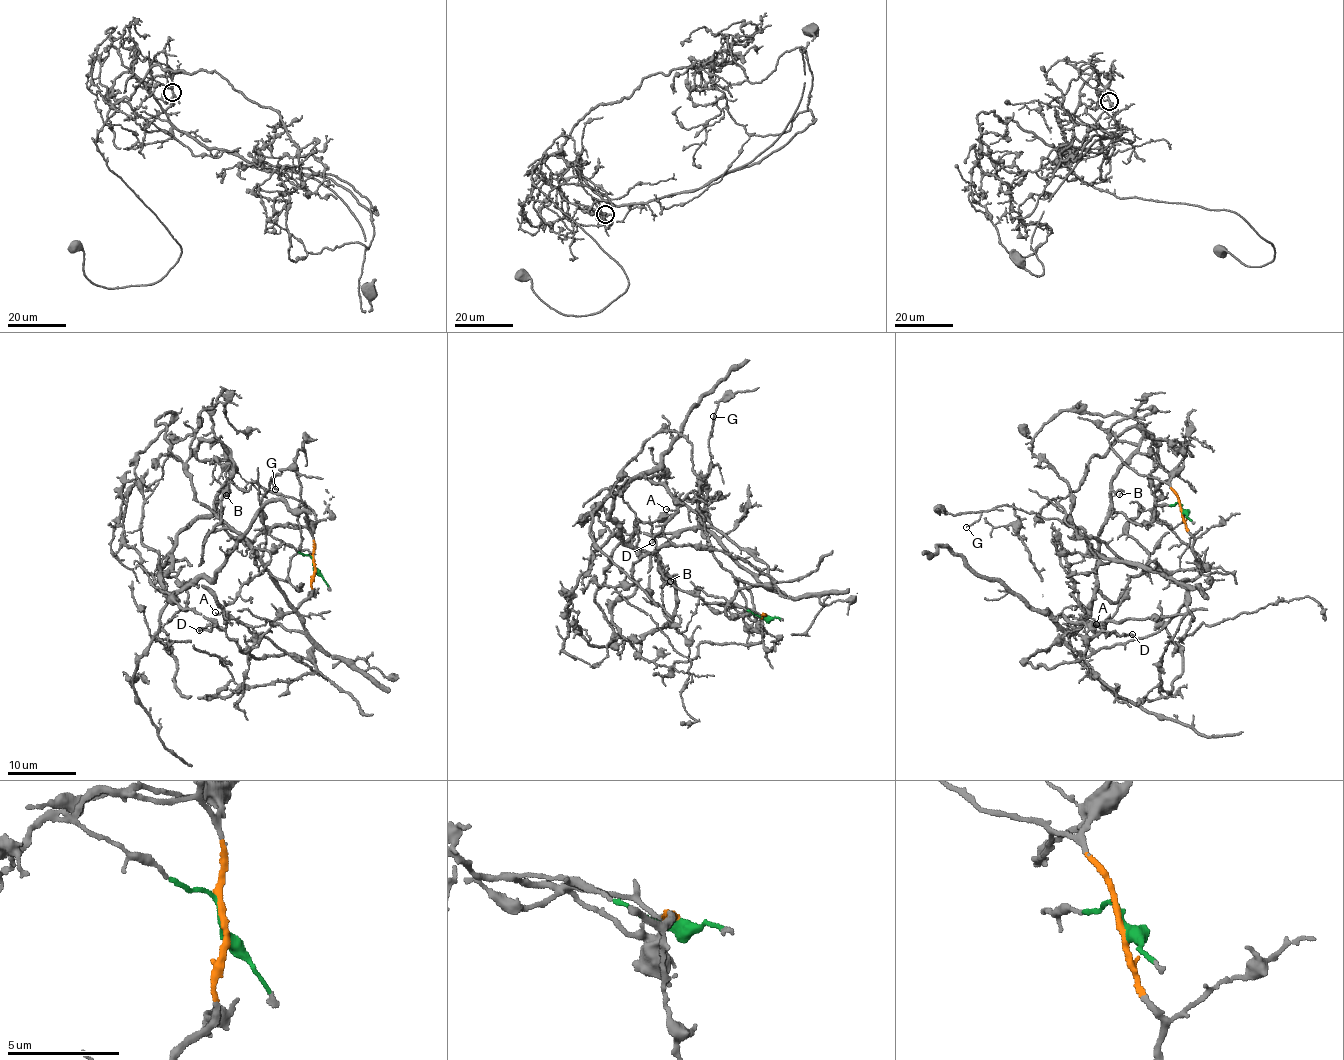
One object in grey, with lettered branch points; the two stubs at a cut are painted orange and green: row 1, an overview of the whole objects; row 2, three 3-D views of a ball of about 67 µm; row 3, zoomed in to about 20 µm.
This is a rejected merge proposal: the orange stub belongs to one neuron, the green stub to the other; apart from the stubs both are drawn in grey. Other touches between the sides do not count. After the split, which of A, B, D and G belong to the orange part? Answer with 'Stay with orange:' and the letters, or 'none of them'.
Stay with orange: G

